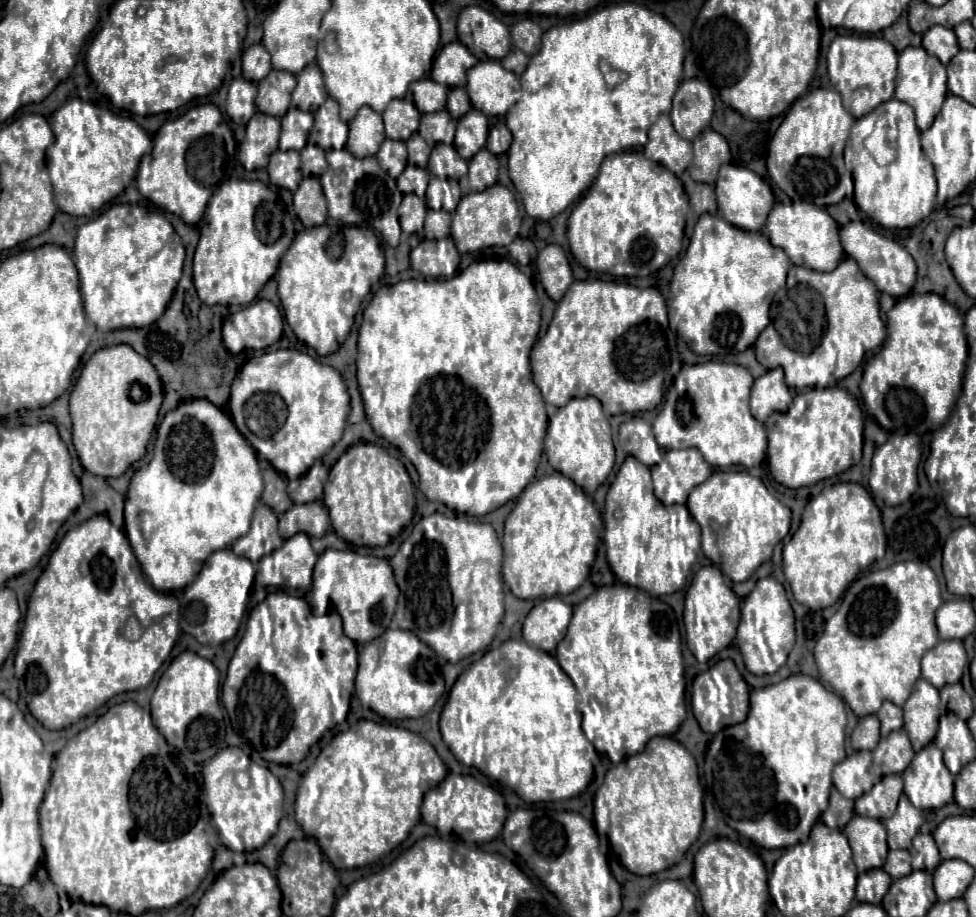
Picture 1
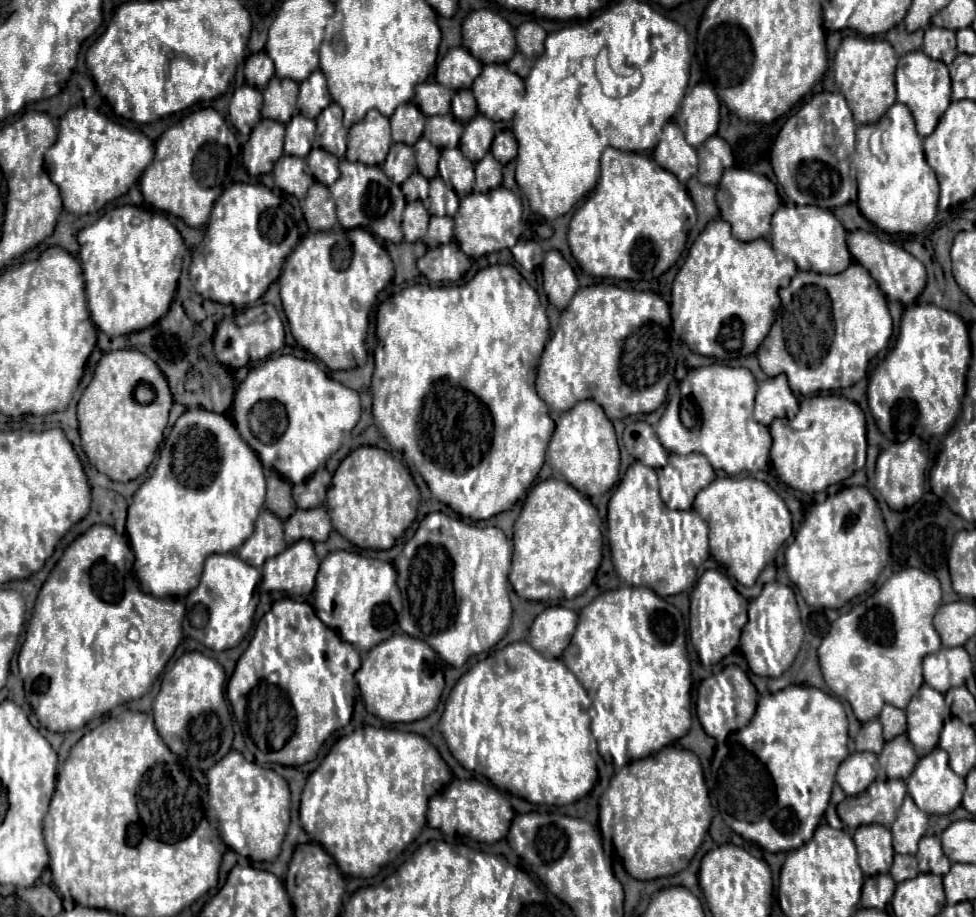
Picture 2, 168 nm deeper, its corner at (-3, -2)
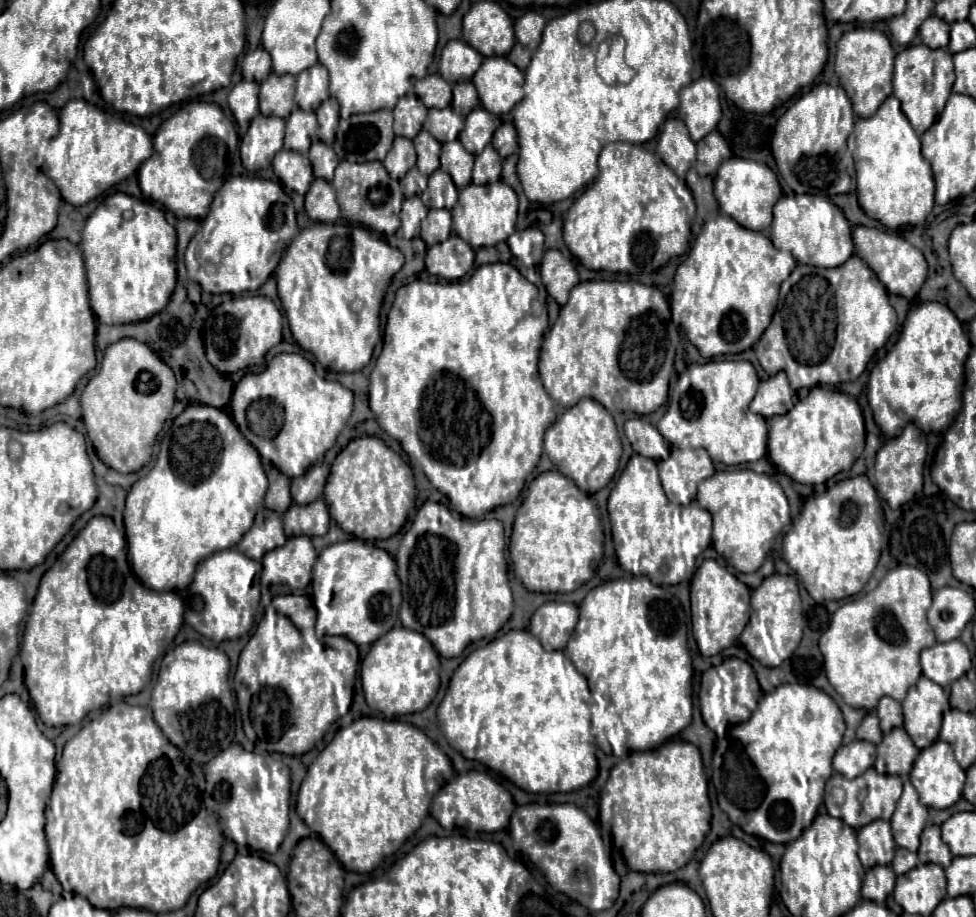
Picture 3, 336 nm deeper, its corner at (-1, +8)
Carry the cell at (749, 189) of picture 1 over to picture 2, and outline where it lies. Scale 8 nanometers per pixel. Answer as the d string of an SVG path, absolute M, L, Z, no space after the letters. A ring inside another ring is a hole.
M729 168L723 172L723 178L717 188L717 204L721 210L721 218L727 220L733 228L733 236L743 242L751 242L757 238L765 238L769 234L769 224L773 212L779 208L779 196L775 184L751 170Z

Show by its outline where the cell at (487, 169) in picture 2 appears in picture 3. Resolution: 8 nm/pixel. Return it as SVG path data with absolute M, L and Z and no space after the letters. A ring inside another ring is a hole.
M485 146L481 154L475 156L473 168L473 184L497 182L501 178L501 156L493 150L493 146Z

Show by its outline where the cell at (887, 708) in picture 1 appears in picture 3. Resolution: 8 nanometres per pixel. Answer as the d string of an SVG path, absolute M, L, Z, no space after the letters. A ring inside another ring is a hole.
M883 696L875 708L875 714L881 722L881 730L883 734L887 734L889 730L903 726L903 714L901 714L901 704L889 696Z

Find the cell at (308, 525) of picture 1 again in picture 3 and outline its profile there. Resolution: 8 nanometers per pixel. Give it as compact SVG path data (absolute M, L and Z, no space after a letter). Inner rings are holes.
M315 500L309 506L291 504L283 514L283 526L287 538L293 536L323 536L329 530L329 512L323 500Z

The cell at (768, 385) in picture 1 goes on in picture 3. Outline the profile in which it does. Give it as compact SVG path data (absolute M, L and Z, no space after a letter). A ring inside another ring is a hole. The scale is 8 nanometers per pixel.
M779 372L759 384L759 390L751 402L751 410L763 418L785 414L793 408L793 390L785 372Z

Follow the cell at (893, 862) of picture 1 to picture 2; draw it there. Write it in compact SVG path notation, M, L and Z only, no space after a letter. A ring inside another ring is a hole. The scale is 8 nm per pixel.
M895 854L895 860L893 860L893 866L891 866L891 872L893 880L899 884L903 880L909 880L909 878L915 878L919 874L919 868L917 868L917 860L915 856L903 856L903 854Z

